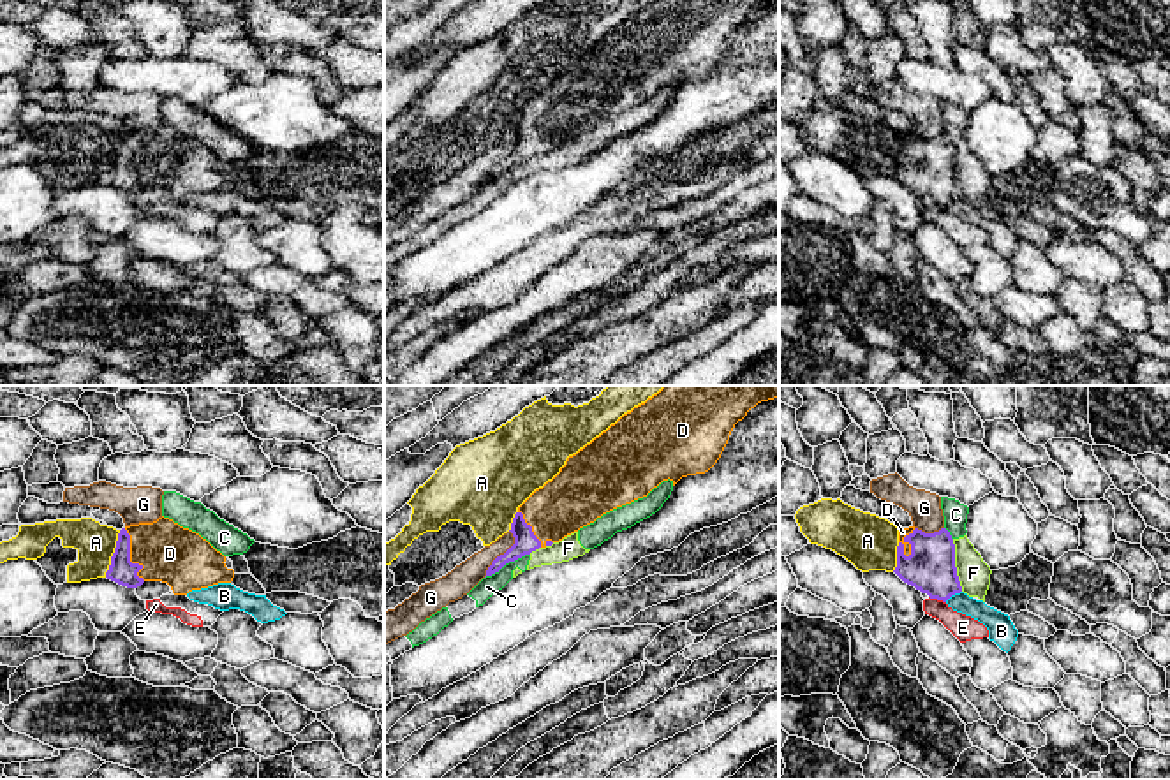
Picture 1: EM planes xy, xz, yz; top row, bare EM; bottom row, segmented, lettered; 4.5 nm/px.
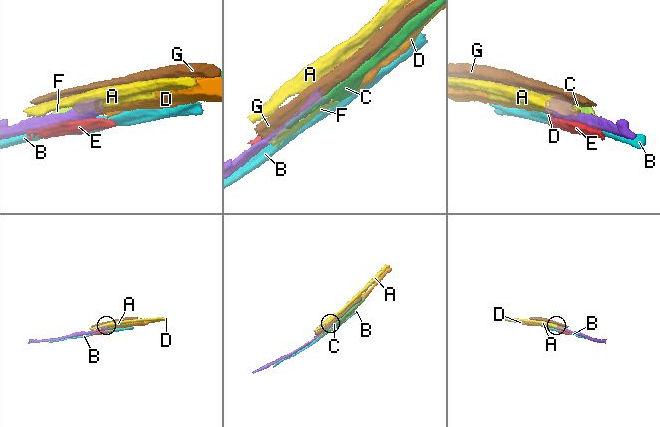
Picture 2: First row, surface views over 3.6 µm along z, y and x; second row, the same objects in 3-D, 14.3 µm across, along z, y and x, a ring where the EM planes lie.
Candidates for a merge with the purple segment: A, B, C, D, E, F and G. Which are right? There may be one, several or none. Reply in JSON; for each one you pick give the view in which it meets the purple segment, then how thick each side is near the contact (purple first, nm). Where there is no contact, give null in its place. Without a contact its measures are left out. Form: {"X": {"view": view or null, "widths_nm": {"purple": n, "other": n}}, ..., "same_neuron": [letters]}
{"D": {"view": "xy", "widths_nm": {"purple": 120, "other": 260}}, "same_neuron": ["D"]}

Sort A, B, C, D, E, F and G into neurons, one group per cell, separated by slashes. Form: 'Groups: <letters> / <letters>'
Groups: A / B / C F / D / E / G

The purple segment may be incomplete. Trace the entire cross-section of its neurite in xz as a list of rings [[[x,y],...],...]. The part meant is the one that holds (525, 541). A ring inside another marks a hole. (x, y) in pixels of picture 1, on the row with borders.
[[[664,386],[569,456],[560,472],[518,507],[509,530],[515,544],[492,562],[486,576],[647,497],[663,481],[670,479],[675,486],[682,477],[708,472],[721,458],[735,424],[758,403],[777,396],[779,386]]]

